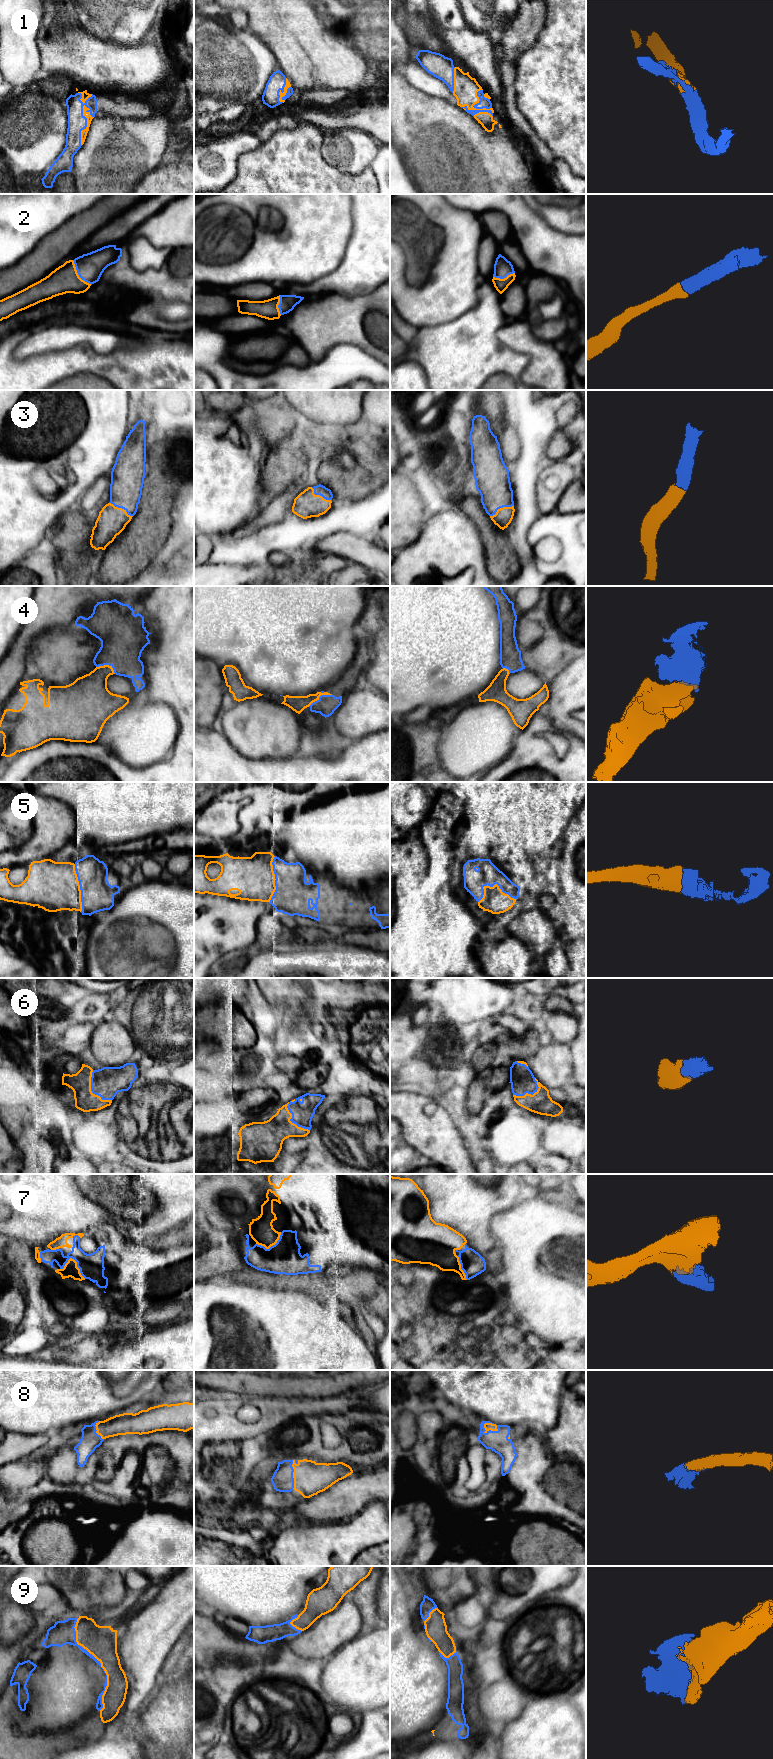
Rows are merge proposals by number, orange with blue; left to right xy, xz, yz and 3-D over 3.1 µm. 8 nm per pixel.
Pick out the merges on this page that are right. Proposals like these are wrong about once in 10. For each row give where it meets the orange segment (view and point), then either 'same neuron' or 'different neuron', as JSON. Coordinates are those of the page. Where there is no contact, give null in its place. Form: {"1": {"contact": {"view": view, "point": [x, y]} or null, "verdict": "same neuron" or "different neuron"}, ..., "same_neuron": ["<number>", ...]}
{"1": {"contact": {"view": "yz", "point": [473, 105]}, "verdict": "same neuron"}, "2": {"contact": {"view": "xy", "point": [77, 274]}, "verdict": "same neuron"}, "3": {"contact": {"view": "xy", "point": [121, 508]}, "verdict": "same neuron"}, "4": {"contact": {"view": "xz", "point": [319, 696]}, "verdict": "same neuron"}, "5": {"contact": {"view": "yz", "point": [493, 886]}, "verdict": "same neuron"}, "6": {"contact": {"view": "xz", "point": [290, 1121]}, "verdict": "same neuron"}, "7": {"contact": {"view": "xy", "point": [75, 1261]}, "verdict": "same neuron"}, "8": {"contact": {"view": "yz", "point": [489, 1429]}, "verdict": "same neuron"}, "9": {"contact": {"view": "xy", "point": [100, 1662]}, "verdict": "same neuron"}, "same_neuron": ["1", "2", "3", "4", "5", "6", "7", "8", "9"]}

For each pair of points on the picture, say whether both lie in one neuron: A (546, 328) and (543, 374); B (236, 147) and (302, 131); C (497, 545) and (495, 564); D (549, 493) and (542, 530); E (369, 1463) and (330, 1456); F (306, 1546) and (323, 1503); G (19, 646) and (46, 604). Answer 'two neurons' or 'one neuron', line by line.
A: two neurons
B: two neurons
C: one neuron
D: two neurons
E: one neuron
F: two neurons
G: one neuron

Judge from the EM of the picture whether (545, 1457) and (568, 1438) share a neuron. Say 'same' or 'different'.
different

